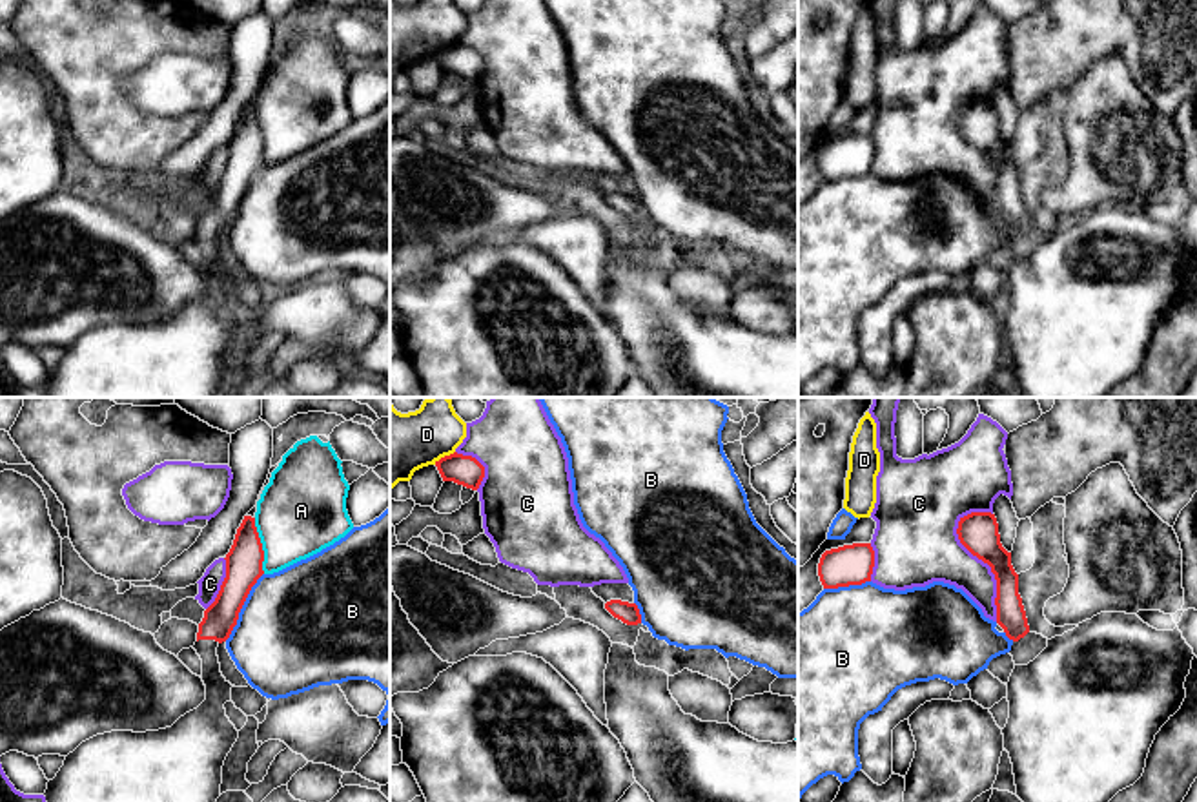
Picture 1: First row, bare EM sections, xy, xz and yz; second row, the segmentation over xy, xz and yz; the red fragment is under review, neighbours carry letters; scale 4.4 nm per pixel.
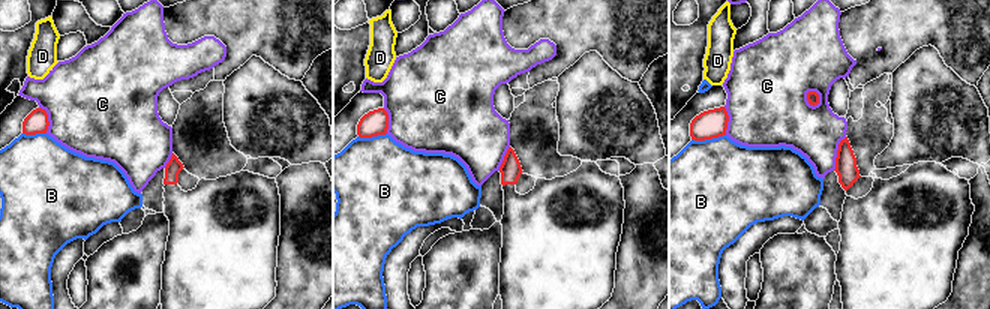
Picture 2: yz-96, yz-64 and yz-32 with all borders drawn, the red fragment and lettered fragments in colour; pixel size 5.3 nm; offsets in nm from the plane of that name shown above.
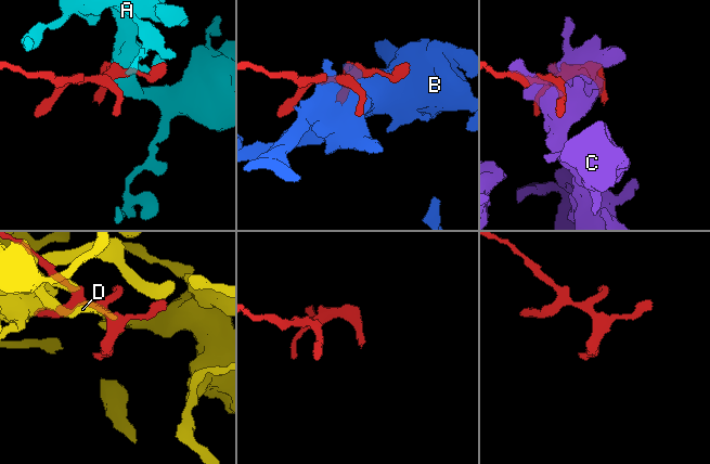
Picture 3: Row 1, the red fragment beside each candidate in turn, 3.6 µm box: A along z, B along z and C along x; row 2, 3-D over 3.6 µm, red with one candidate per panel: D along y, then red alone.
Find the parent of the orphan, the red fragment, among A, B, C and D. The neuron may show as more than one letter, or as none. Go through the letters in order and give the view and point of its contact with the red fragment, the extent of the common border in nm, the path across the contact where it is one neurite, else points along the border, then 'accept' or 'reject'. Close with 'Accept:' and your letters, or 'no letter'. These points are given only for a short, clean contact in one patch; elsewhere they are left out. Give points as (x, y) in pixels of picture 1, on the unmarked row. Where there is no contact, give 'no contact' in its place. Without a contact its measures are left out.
A: contact xy (261, 137); length 260 nm; reject
B: contact xy (241, 199); length 340 nm; reject
C: contact yz (986, 154); length 500 nm; reject
D: contact xz (445, 48); length 110 nm; reject
Accept: no letter

